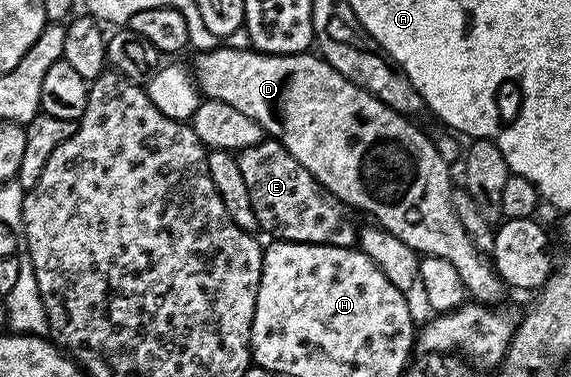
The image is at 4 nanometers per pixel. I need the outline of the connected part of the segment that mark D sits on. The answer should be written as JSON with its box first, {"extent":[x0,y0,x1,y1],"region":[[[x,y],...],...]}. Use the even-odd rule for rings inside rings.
{"extent":[191,44,507,304],"region":[[[217,44],[214,50],[198,56],[197,63],[191,66],[191,75],[196,89],[205,98],[231,104],[231,108],[258,122],[270,139],[282,142],[287,152],[291,152],[291,156],[295,156],[295,160],[299,160],[299,164],[303,164],[303,168],[307,168],[307,172],[311,172],[311,176],[315,176],[315,180],[319,180],[319,184],[338,202],[370,214],[376,225],[399,236],[403,244],[415,248],[418,254],[451,260],[451,264],[459,268],[459,276],[470,299],[482,304],[497,304],[507,293],[507,287],[490,259],[477,251],[471,236],[467,236],[463,224],[459,224],[459,216],[455,216],[451,204],[455,183],[449,179],[450,163],[443,160],[436,141],[432,137],[429,139],[413,123],[416,121],[395,112],[369,91],[351,84],[351,80],[335,72],[331,64],[313,52],[261,54],[252,48]]]}

